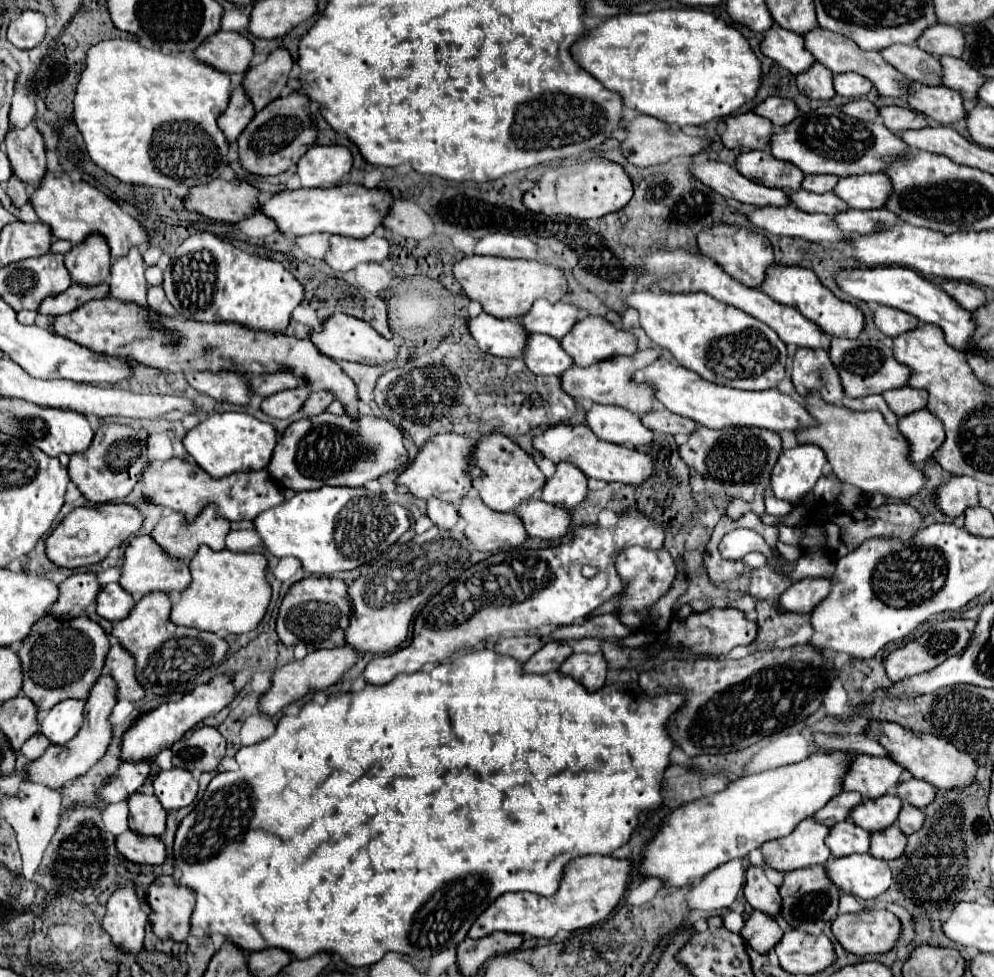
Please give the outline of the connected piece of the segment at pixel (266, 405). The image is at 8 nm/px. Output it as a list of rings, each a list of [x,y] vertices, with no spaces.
[[[302,386],[302,388],[272,394],[272,396],[262,400],[262,412],[272,416],[272,418],[290,418],[292,414],[302,410],[310,392],[312,390],[308,386]]]

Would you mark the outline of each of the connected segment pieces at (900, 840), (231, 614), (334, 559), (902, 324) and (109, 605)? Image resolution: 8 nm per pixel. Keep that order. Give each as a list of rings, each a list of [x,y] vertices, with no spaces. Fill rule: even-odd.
[[[898,826],[876,830],[870,834],[870,854],[882,860],[894,860],[904,852],[906,834]]]
[[[200,546],[190,560],[192,584],[180,594],[176,606],[172,606],[170,620],[178,626],[192,626],[208,632],[244,634],[254,630],[264,618],[272,596],[266,570],[268,560],[260,552],[212,552],[208,546]]]
[[[322,486],[314,492],[296,492],[282,506],[262,512],[254,520],[254,528],[266,548],[278,558],[298,558],[308,574],[354,570],[396,544],[410,526],[408,510],[396,502],[384,502],[382,494],[374,494],[366,488],[334,486]]]
[[[876,306],[874,322],[886,336],[892,336],[892,338],[898,334],[904,334],[906,330],[914,330],[920,326],[918,318],[914,318],[902,310],[894,310],[890,306]]]
[[[106,584],[96,600],[96,612],[110,622],[118,622],[130,614],[136,600],[130,592],[122,590],[120,584]]]

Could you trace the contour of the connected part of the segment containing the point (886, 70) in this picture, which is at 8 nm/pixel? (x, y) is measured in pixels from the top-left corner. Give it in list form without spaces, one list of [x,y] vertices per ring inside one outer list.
[[[814,28],[814,30],[806,32],[806,34],[802,34],[802,38],[806,42],[806,50],[810,50],[814,54],[814,58],[820,64],[824,64],[828,70],[832,70],[834,74],[858,72],[860,76],[868,78],[882,96],[894,96],[896,98],[900,94],[906,94],[908,80],[896,68],[886,64],[886,60],[878,52],[864,52],[850,38],[844,38],[842,34],[834,34],[830,30],[822,30],[822,28]]]

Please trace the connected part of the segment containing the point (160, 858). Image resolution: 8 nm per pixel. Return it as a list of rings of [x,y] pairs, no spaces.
[[[126,830],[120,836],[116,836],[116,850],[130,862],[152,864],[152,866],[162,864],[166,856],[166,848],[160,838],[140,836],[134,834],[132,830]]]

